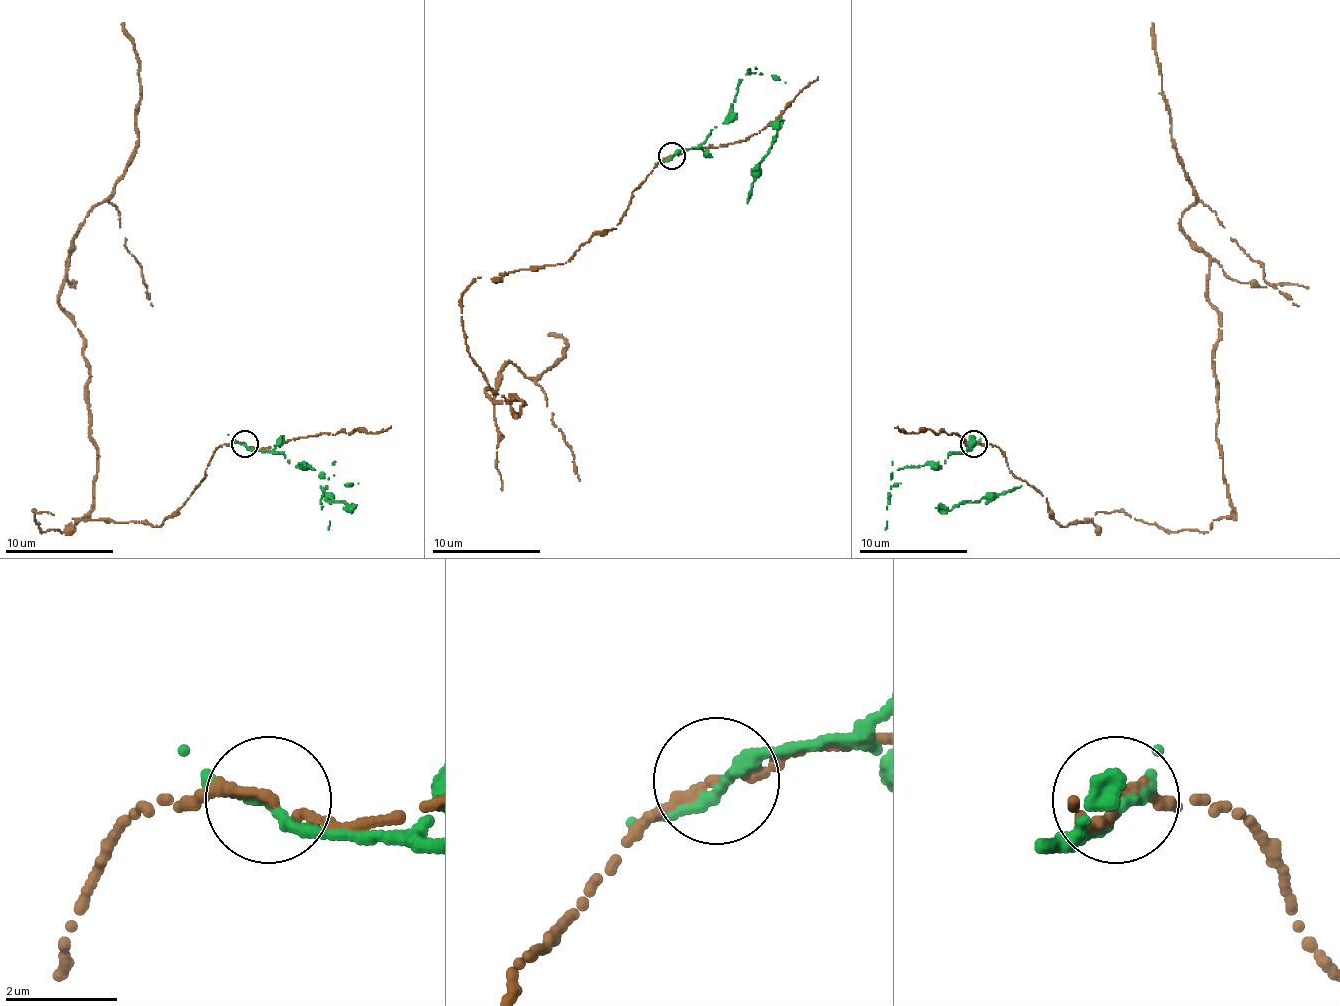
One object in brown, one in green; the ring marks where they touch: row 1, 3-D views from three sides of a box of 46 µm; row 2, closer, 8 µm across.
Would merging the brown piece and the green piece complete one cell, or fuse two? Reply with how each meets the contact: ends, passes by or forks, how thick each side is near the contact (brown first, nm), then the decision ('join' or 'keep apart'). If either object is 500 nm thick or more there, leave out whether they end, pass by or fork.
brown passes by; green passes by; 180 nm thick on the brown side, 200 nm on the other; keep apart

